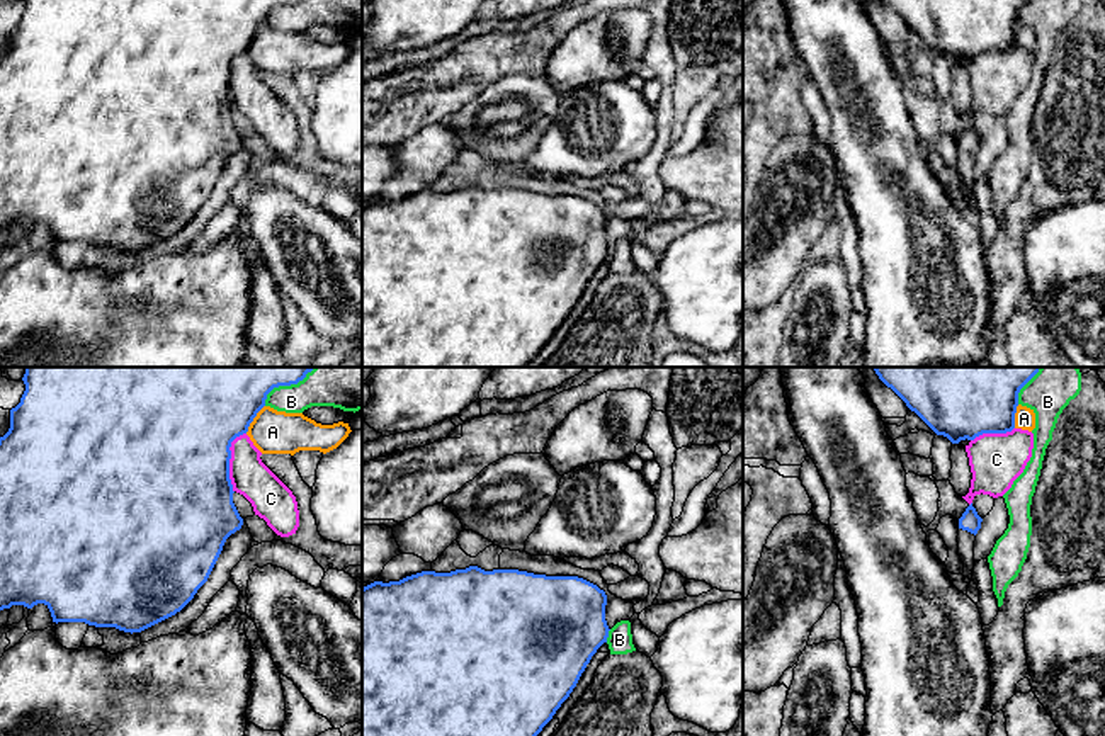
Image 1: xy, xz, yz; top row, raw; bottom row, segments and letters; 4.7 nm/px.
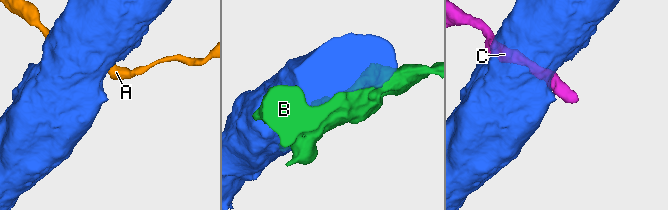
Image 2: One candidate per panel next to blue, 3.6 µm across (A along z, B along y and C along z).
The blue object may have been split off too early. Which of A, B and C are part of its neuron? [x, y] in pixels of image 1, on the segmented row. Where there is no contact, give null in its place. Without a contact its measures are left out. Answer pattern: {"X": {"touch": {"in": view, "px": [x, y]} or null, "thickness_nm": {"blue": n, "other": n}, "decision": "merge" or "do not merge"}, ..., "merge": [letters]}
{"A": {"touch": {"in": "xy", "px": [254, 417]}, "thickness_nm": {"blue": 500, "other": 200}, "decision": "do not merge"}, "B": {"touch": {"in": "xy", "px": [286, 384]}, "thickness_nm": {"blue": 380, "other": 260}, "decision": "do not merge"}, "C": {"touch": {"in": "xy", "px": [228, 461]}, "thickness_nm": {"blue": 500, "other": 180}, "decision": "do not merge"}, "merge": []}

